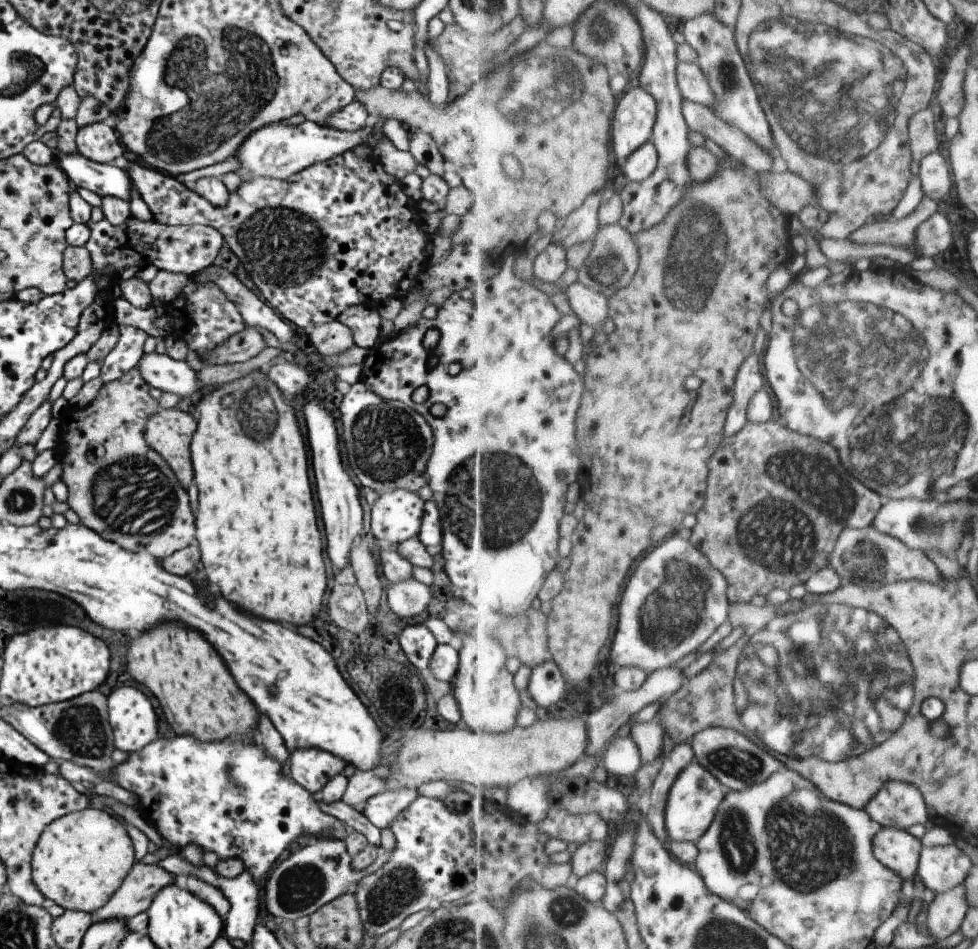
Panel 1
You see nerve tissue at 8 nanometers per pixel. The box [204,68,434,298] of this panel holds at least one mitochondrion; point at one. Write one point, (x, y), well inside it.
(269, 239)

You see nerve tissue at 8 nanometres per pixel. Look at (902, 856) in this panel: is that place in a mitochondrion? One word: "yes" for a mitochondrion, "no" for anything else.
no

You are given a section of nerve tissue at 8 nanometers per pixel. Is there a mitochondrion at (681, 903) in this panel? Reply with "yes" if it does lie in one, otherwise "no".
no

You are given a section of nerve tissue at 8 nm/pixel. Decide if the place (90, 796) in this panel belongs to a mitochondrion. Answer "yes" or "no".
no

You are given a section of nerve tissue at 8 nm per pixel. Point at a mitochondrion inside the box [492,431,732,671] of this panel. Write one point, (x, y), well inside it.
(676, 608)

